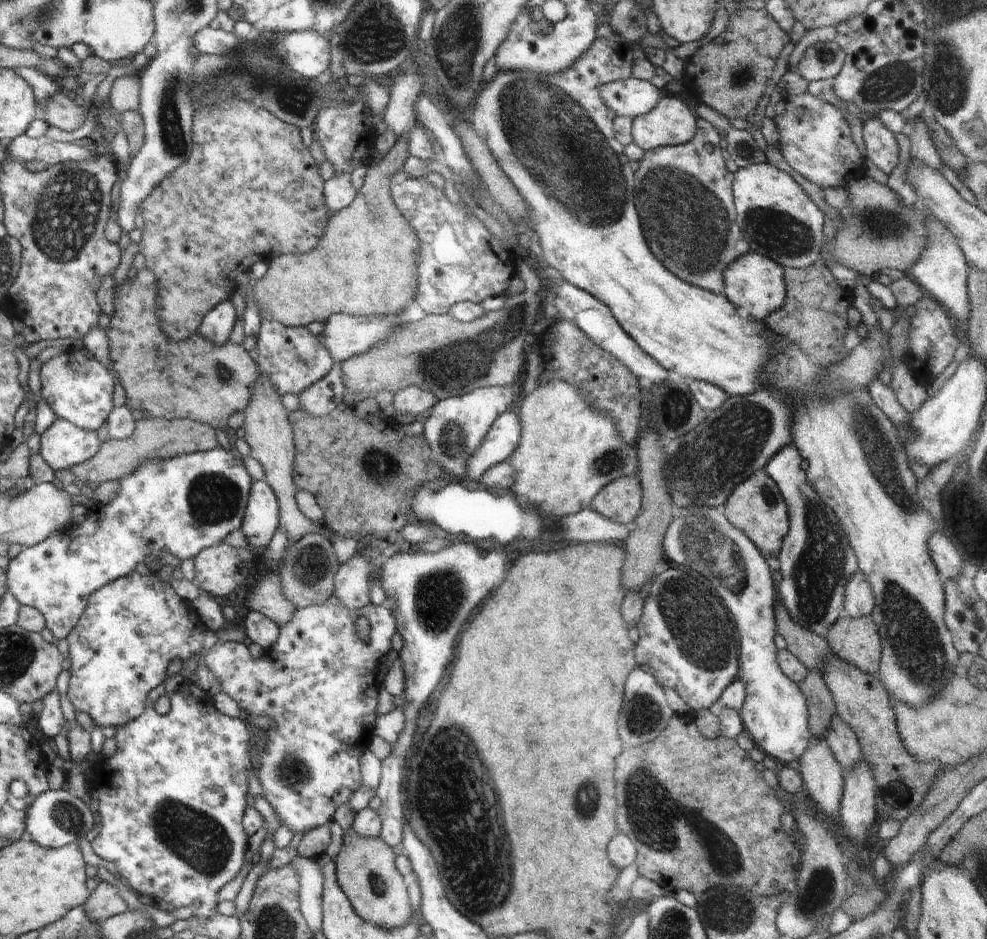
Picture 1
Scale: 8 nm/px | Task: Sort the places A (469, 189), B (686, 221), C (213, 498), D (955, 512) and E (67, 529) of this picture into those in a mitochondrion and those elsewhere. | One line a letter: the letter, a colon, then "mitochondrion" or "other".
A: other
B: mitochondrion
C: mitochondrion
D: mitochondrion
E: other

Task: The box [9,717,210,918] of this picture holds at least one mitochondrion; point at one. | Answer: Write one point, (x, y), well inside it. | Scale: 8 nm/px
(67, 816)

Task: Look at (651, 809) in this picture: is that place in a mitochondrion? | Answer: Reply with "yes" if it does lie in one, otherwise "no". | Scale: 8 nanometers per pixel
yes

